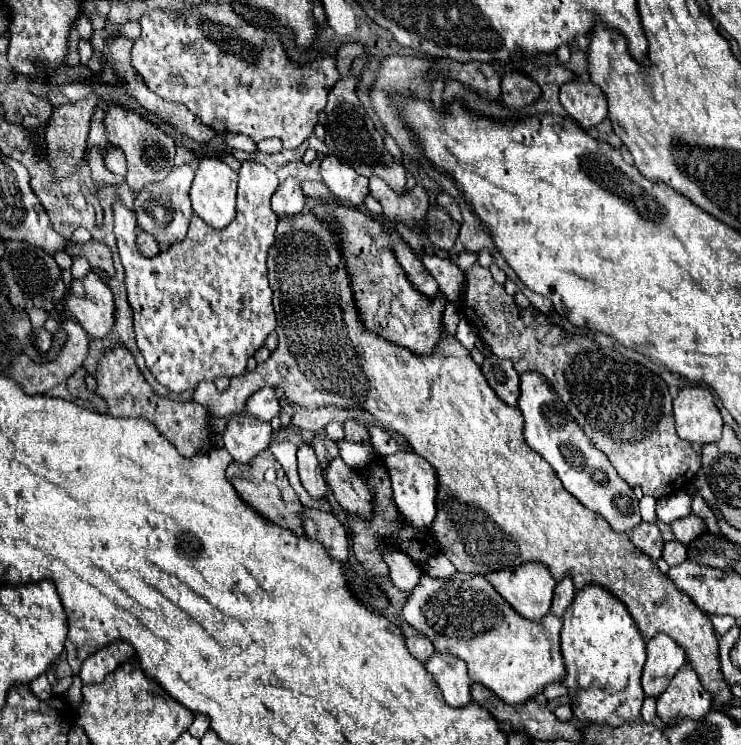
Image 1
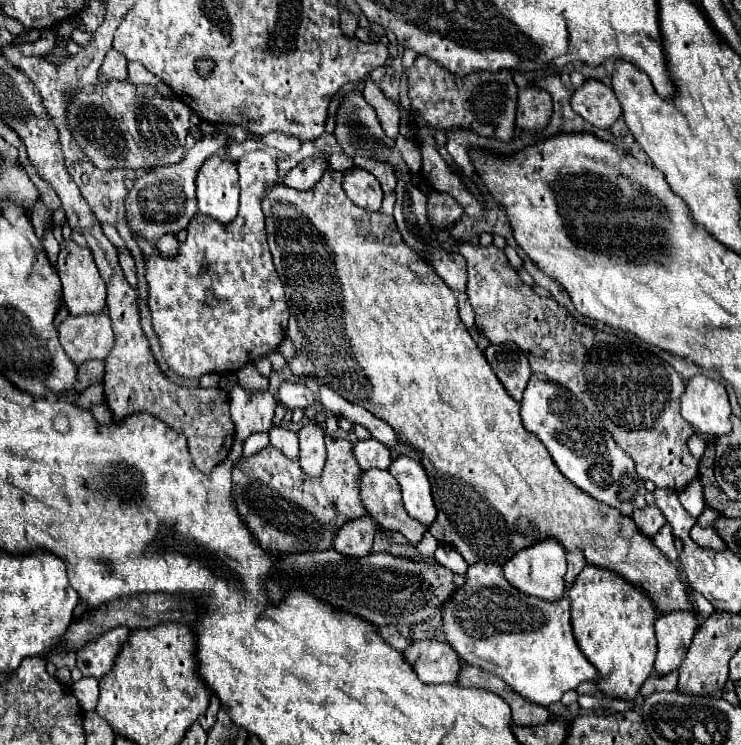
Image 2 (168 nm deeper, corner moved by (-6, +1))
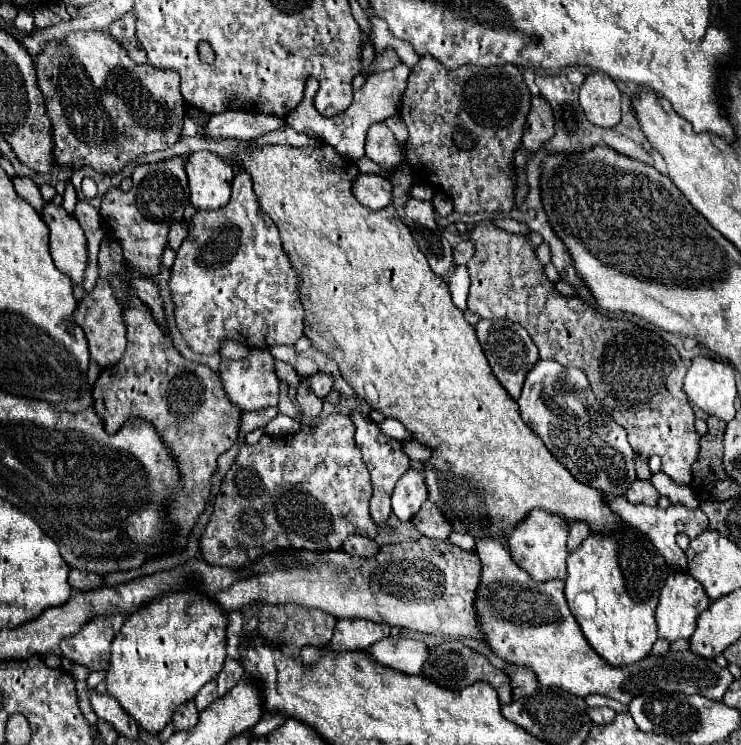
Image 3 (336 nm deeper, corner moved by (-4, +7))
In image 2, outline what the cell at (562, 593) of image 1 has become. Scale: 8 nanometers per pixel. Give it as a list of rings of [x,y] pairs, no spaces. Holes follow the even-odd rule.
[[[575,550],[571,554],[567,554],[567,574],[565,574],[565,586],[573,586],[577,574],[583,570],[585,566],[585,558],[583,558],[583,552],[581,550]]]

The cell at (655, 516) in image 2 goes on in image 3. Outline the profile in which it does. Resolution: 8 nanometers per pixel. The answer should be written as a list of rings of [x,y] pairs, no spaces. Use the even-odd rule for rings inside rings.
[[[637,480],[629,486],[627,500],[633,504],[649,504],[655,506],[659,500],[659,492],[653,488],[651,480]]]

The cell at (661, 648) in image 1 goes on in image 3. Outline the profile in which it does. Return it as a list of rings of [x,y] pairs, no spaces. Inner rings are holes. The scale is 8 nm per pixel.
[[[675,570],[669,574],[661,596],[659,596],[659,606],[657,606],[657,626],[659,626],[659,636],[667,638],[669,642],[677,640],[677,638],[691,638],[695,628],[697,628],[697,616],[709,608],[711,600],[705,596],[705,590],[701,588],[701,584],[697,584],[697,580],[693,580],[693,576],[689,576],[687,570]]]

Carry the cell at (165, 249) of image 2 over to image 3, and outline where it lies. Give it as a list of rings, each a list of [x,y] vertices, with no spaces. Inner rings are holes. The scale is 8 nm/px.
[[[185,220],[175,222],[175,224],[171,226],[171,232],[169,232],[169,248],[179,250],[181,242],[187,238],[187,226],[189,226],[189,224],[187,224]]]

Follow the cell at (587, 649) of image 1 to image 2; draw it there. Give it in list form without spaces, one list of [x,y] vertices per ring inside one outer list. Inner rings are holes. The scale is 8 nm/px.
[[[585,566],[567,592],[571,600],[571,626],[579,650],[597,668],[597,690],[607,698],[635,702],[641,684],[651,676],[657,654],[653,624],[657,612],[651,600],[621,576],[599,566]]]

